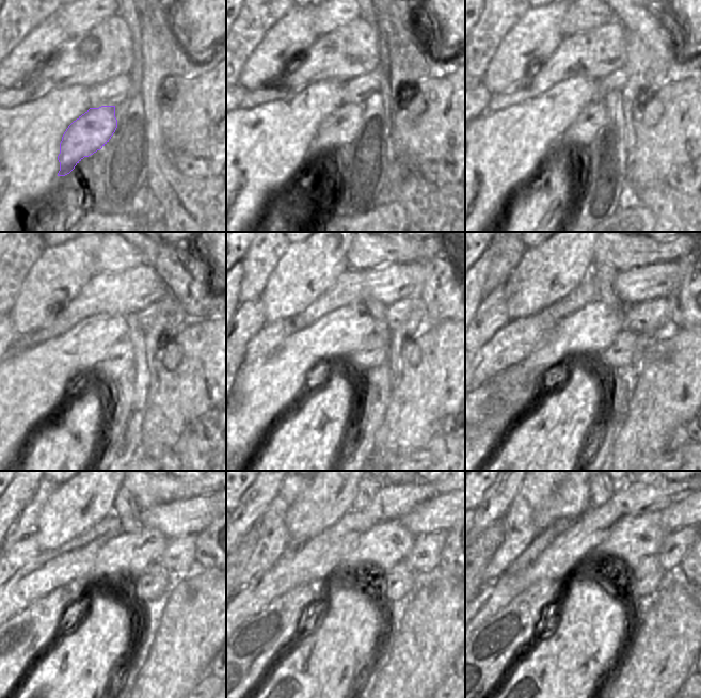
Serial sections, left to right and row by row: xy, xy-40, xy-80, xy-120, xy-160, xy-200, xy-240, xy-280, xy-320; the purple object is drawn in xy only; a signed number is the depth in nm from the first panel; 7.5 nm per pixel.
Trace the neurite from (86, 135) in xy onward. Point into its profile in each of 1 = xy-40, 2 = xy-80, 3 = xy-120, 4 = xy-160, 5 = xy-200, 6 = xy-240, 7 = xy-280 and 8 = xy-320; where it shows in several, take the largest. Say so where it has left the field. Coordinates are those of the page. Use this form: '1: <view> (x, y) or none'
1: xy-40 (340, 127)
2: xy-80 (584, 129)
3: xy-120 (118, 359)
4: xy-160 (373, 351)
5: xy-200 (619, 354)
6: xy-240 (155, 582)
7: xy-280 (392, 585)
8: xy-320 (643, 580)

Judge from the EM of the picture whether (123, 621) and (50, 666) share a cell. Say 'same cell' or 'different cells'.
same cell

